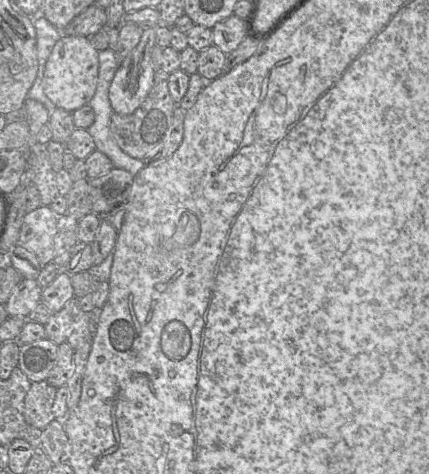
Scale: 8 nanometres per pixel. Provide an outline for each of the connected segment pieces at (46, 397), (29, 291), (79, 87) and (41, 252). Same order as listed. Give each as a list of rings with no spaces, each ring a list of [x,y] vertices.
[[[46,380],[32,383],[24,400],[24,416],[27,424],[43,430],[54,417],[52,408],[57,388]]]
[[[23,278],[6,302],[9,317],[24,318],[41,302],[42,288],[35,279]]]
[[[62,34],[47,59],[42,80],[44,93],[55,107],[74,112],[89,104],[97,87],[98,53],[89,37]]]
[[[42,204],[24,216],[18,244],[34,253],[42,266],[53,262],[57,221],[58,216]]]

